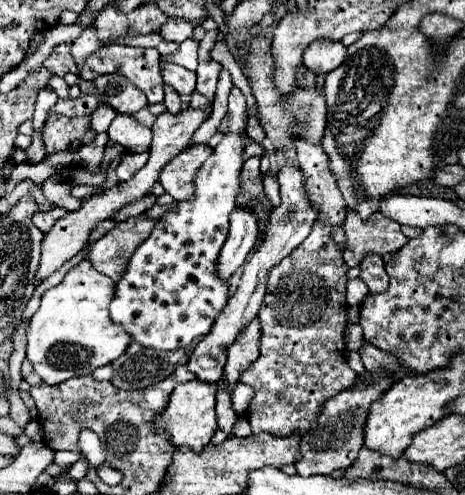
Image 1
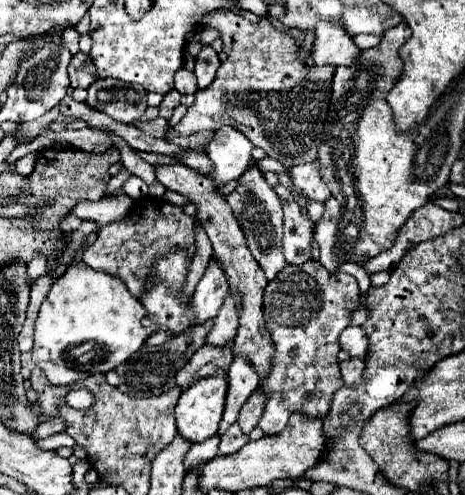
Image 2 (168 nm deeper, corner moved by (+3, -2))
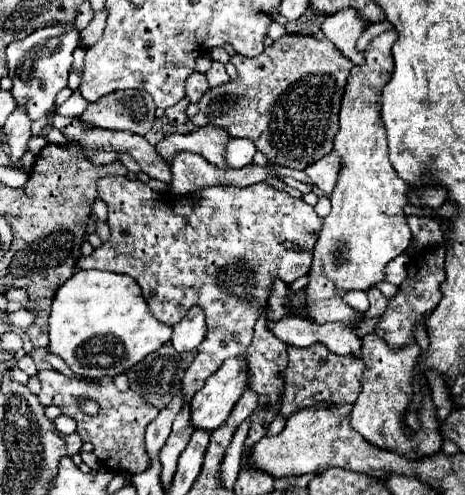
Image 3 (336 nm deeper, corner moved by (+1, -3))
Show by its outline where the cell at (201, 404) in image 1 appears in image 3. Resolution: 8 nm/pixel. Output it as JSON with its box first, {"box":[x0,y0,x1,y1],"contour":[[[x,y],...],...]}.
{"box":[191,358,247,430],"contour":[[[243,358],[225,360],[223,366],[211,374],[205,380],[205,386],[193,396],[191,424],[203,430],[219,428],[247,388],[247,364],[243,364]]]}

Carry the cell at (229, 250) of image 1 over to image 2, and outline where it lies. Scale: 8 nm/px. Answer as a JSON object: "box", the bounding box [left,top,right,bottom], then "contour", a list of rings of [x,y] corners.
{"box":[193,257,229,323],"contour":[[[211,257],[205,275],[201,277],[195,293],[193,293],[193,309],[197,313],[195,323],[203,323],[217,315],[225,295],[229,293],[229,283],[225,271],[221,271],[221,263]]]}

